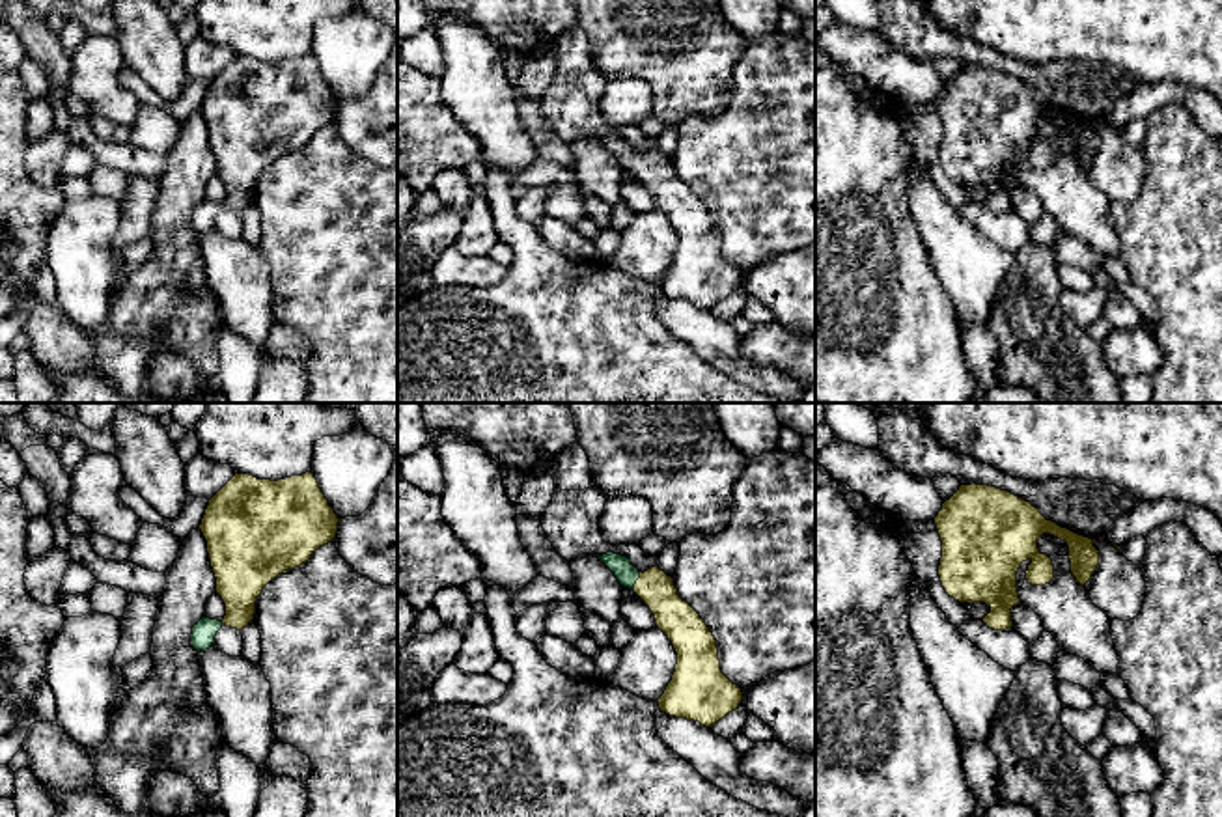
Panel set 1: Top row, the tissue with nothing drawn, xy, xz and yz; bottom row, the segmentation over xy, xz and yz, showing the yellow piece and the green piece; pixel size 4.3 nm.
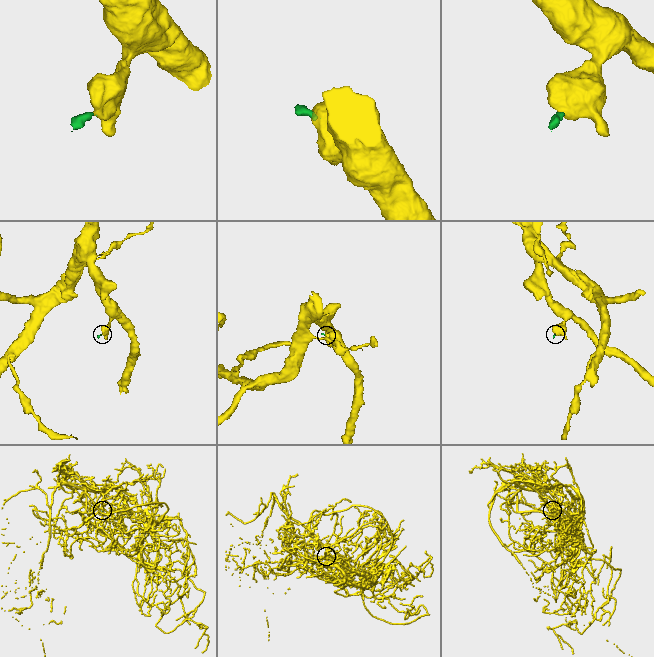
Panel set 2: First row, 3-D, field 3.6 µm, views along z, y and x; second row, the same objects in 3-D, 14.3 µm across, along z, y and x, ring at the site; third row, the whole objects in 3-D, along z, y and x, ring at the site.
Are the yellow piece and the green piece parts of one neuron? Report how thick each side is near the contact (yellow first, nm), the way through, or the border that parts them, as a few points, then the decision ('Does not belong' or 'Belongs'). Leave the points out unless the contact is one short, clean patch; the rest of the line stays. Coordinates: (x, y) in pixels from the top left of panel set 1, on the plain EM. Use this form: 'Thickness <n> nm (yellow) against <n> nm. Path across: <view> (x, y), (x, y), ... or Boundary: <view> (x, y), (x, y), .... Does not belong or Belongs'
Thickness 170 nm (yellow) against 90 nm. Path across: xz (676, 200), (637, 163), (622, 150). Belongs

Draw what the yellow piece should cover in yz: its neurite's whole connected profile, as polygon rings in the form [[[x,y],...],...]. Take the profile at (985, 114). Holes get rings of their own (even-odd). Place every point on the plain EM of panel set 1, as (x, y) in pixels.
[[[961,67],[942,86],[935,106],[942,123],[938,147],[942,170],[959,185],[985,185],[991,194],[983,200],[983,205],[994,213],[1013,209],[1011,190],[1021,187],[1017,153],[1022,144],[1032,144],[1026,153],[1028,166],[1045,168],[1054,160],[1052,142],[1037,131],[1037,121],[1043,116],[1050,116],[1067,125],[1071,155],[1080,168],[1091,160],[1099,147],[1099,132],[1093,129],[1093,121],[1047,103],[1030,84],[989,67]]]

